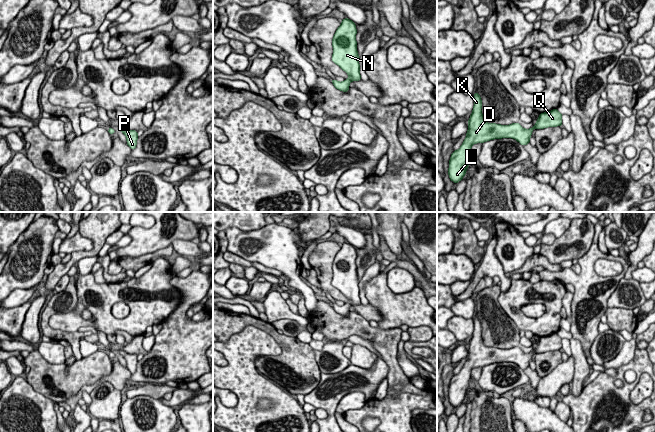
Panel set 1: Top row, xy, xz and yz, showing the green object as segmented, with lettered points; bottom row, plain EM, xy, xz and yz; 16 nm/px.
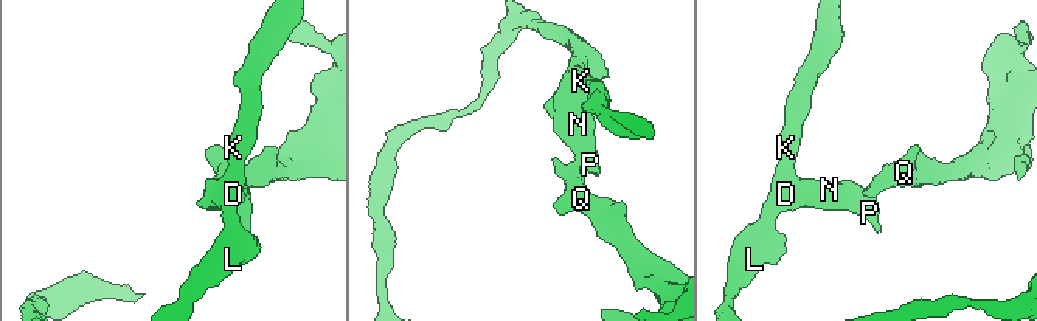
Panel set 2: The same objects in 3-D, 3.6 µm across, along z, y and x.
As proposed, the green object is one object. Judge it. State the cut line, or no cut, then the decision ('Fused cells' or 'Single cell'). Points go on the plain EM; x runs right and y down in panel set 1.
No split. Single cell

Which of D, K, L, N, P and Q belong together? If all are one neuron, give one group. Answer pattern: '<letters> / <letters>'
D K L N P Q

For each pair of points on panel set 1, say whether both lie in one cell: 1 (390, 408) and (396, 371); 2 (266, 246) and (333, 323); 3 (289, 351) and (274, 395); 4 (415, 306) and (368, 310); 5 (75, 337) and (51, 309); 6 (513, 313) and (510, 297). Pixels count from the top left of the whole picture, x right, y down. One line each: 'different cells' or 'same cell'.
1: different cells
2: different cells
3: different cells
4: different cells
5: same cell
6: same cell

